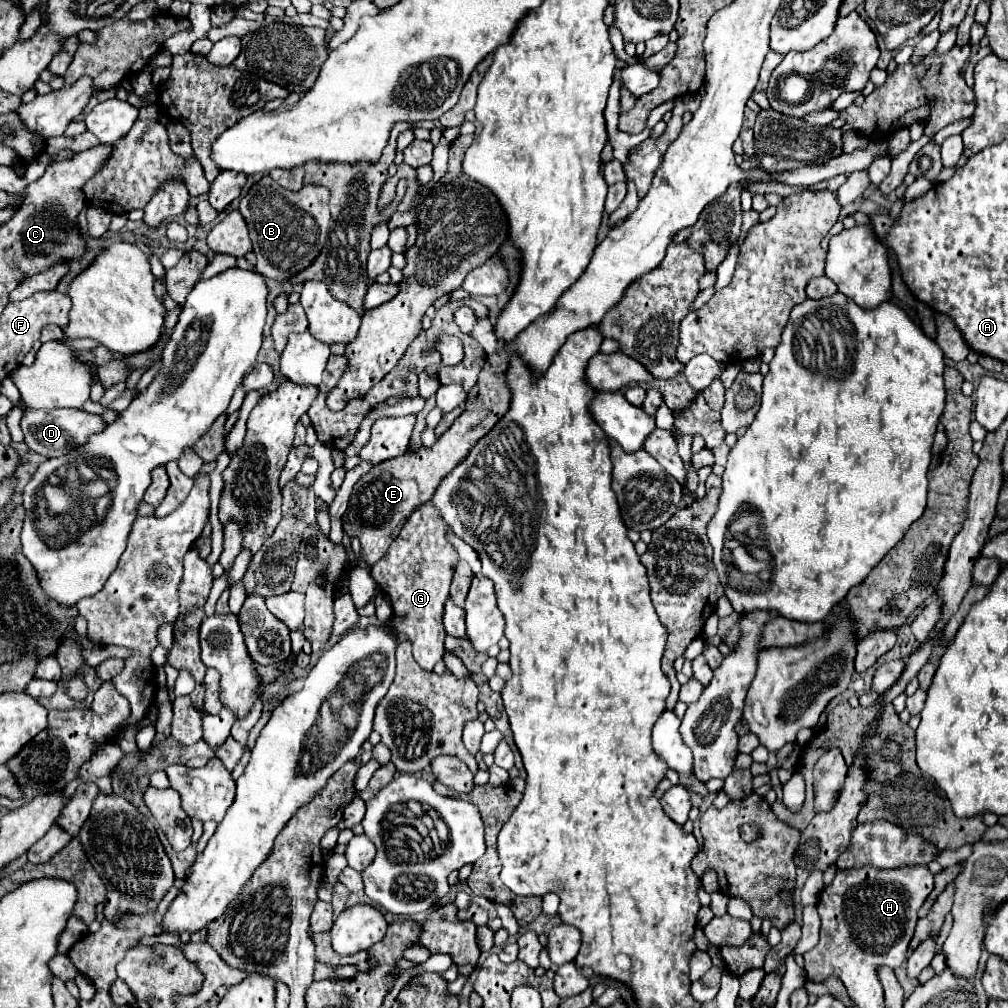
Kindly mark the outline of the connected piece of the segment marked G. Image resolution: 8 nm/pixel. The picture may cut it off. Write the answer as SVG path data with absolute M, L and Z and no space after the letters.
M433 501L423 503L413 511L413 515L403 525L399 537L391 543L389 551L371 567L371 577L381 581L383 591L389 595L389 601L395 609L393 629L397 633L405 633L413 645L415 661L431 671L437 661L445 655L445 631L443 631L443 607L449 599L449 587L459 563L455 547L447 539L447 523L441 519L439 509Z

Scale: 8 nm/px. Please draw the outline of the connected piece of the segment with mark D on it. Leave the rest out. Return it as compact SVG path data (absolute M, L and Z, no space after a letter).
M55 409L55 411L23 411L21 431L25 435L25 443L31 451L43 457L61 457L69 451L81 447L89 435L95 435L105 429L105 421L101 415L91 415L79 409Z

